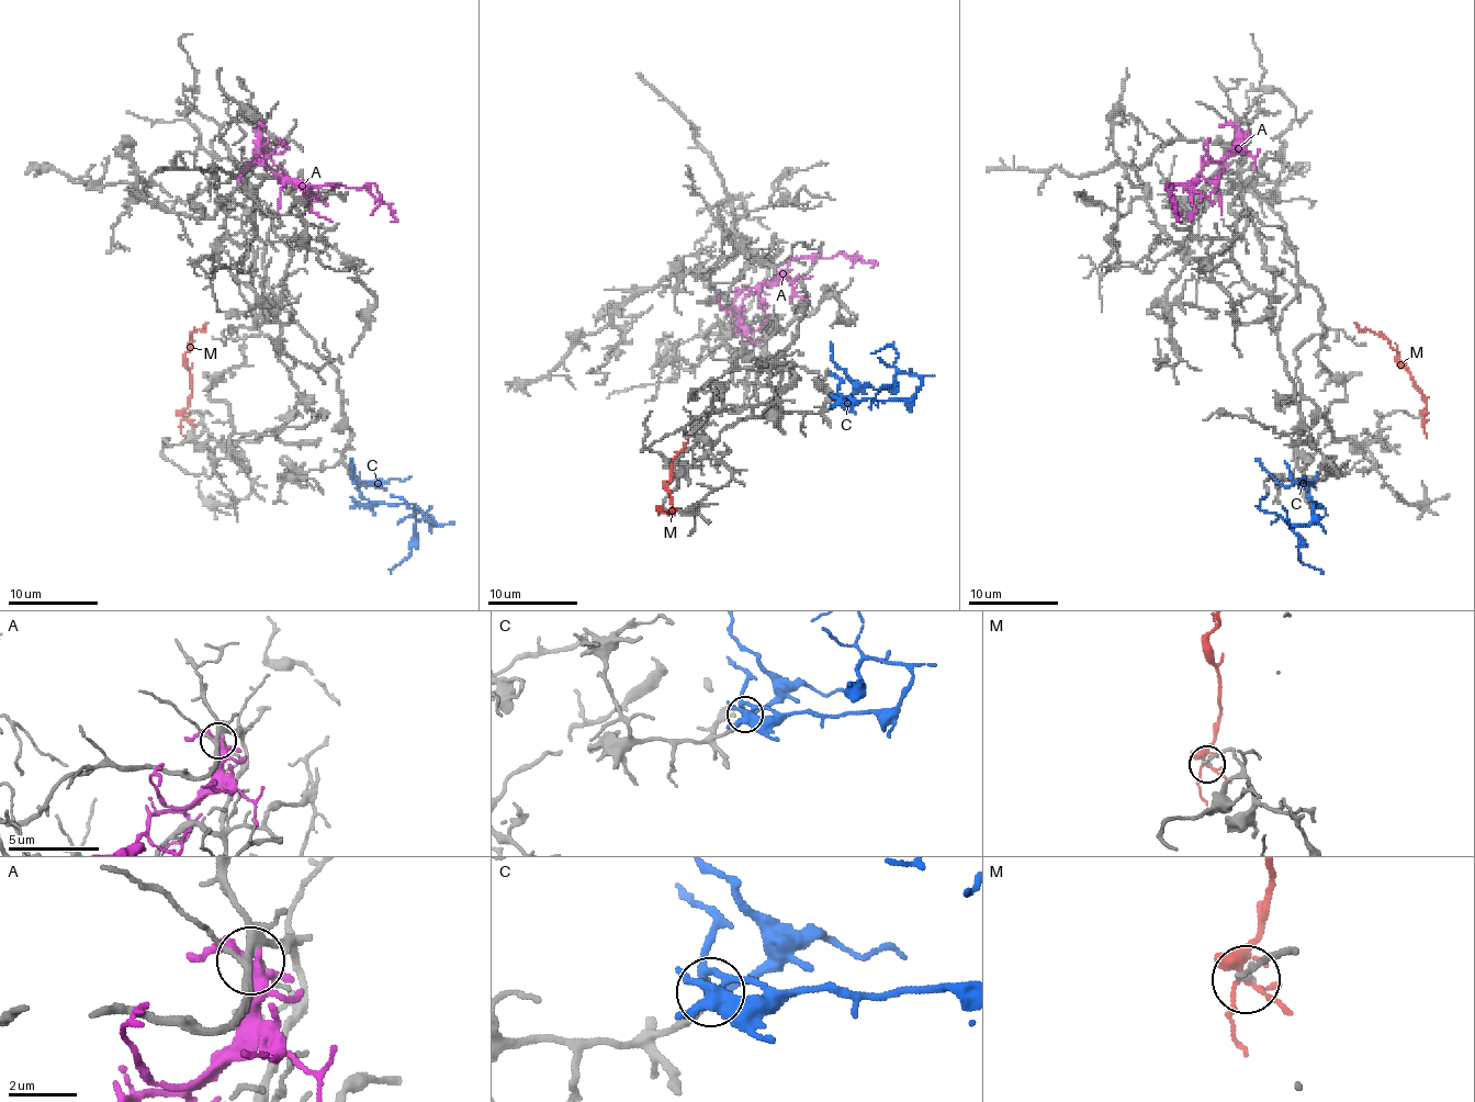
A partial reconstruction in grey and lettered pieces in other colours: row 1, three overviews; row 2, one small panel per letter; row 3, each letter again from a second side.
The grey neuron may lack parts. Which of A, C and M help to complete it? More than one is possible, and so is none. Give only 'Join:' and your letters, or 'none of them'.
Join: C

